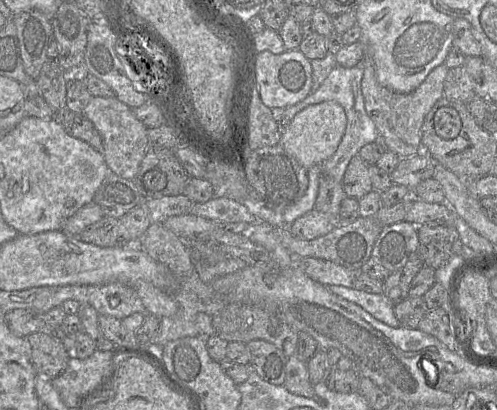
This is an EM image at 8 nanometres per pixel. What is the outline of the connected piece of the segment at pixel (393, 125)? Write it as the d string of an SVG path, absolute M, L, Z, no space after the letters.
M364 54L361 66L363 71L361 92L365 110L390 151L396 153L400 158L411 157L422 152L421 126L434 104L444 96L444 80L449 70L448 67L444 63L440 64L431 70L415 90L409 93L399 93L378 82L373 61L368 55Z

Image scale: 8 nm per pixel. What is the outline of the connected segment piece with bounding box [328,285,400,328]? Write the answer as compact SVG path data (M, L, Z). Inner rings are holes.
M330 285L328 289L338 297L359 305L377 320L391 327L400 326L394 313L394 304L383 293L367 293L338 285Z

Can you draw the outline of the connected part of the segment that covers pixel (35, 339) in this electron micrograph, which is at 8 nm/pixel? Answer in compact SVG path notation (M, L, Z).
M47 332L33 333L27 339L37 374L52 380L65 371L71 354L64 348L62 341Z

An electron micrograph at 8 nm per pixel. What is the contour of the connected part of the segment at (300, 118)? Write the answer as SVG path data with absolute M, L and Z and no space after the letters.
M334 101L310 105L282 128L281 145L303 167L309 169L329 159L337 150L345 133L347 117L343 107Z

